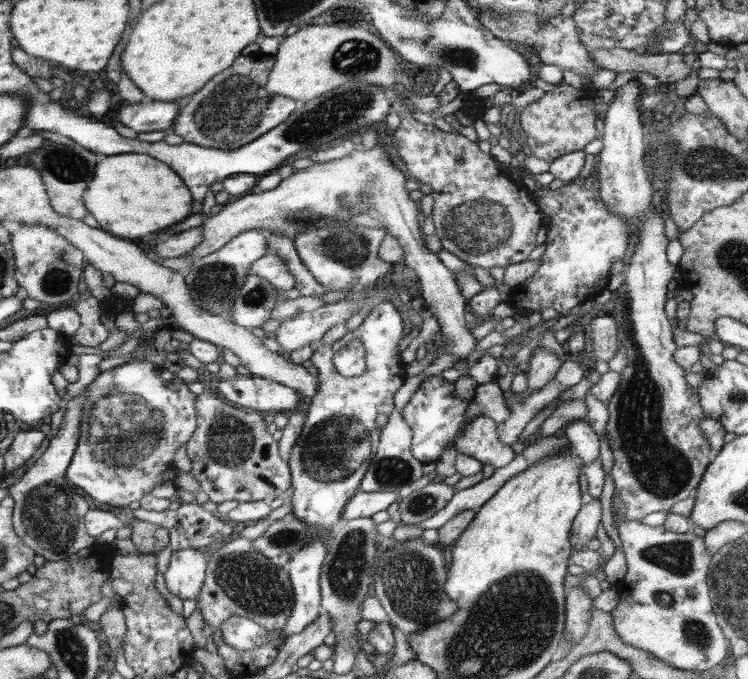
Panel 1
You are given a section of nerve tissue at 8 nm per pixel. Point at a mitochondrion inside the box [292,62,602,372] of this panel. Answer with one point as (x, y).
(483, 225)

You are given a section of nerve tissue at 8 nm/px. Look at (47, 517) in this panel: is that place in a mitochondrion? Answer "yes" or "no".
yes

